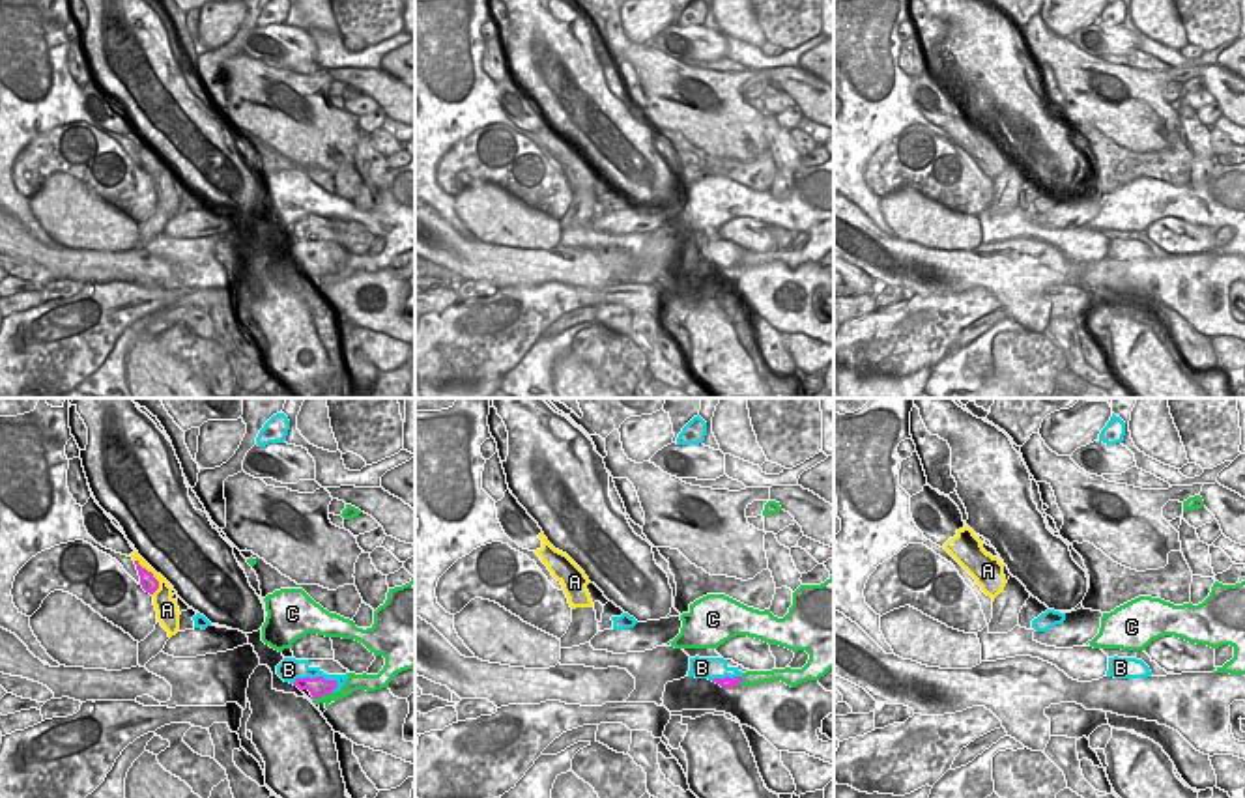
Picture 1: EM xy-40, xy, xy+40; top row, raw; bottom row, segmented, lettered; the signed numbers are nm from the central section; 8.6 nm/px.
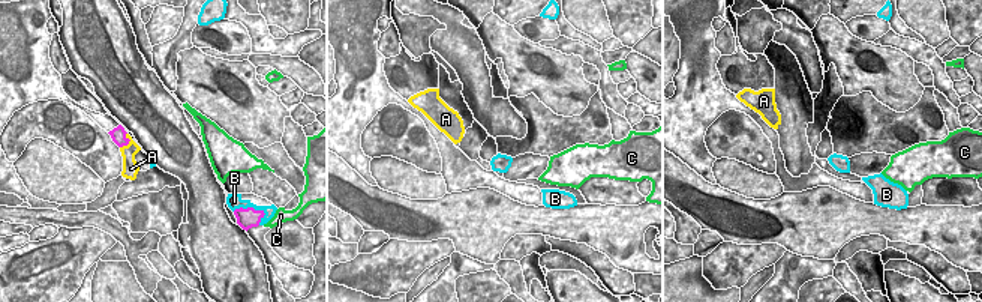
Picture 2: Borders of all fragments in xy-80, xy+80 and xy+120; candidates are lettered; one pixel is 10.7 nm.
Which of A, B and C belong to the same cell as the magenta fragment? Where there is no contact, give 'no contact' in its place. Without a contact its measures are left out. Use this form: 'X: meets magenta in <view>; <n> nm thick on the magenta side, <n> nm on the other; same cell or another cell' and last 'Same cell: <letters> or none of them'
A: meets magenta in xy-40; 140 nm thick on the magenta side, 170 nm on the other; same cell
B: meets magenta in xy-40; 170 nm thick on the magenta side, 200 nm on the other; another cell
C: meets magenta in xy-40; 170 nm thick on the magenta side, 120 nm on the other; another cell
Same cell: A

